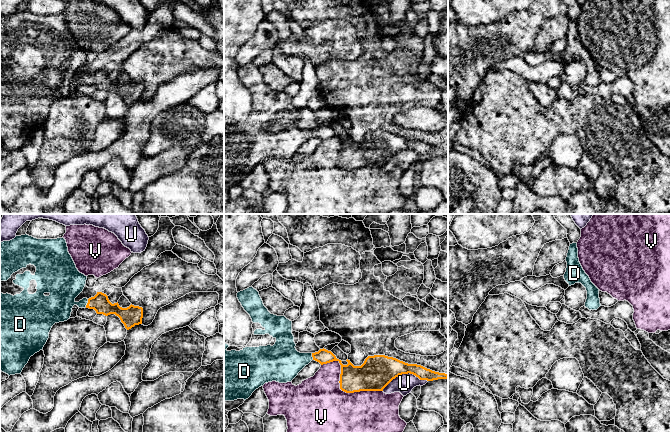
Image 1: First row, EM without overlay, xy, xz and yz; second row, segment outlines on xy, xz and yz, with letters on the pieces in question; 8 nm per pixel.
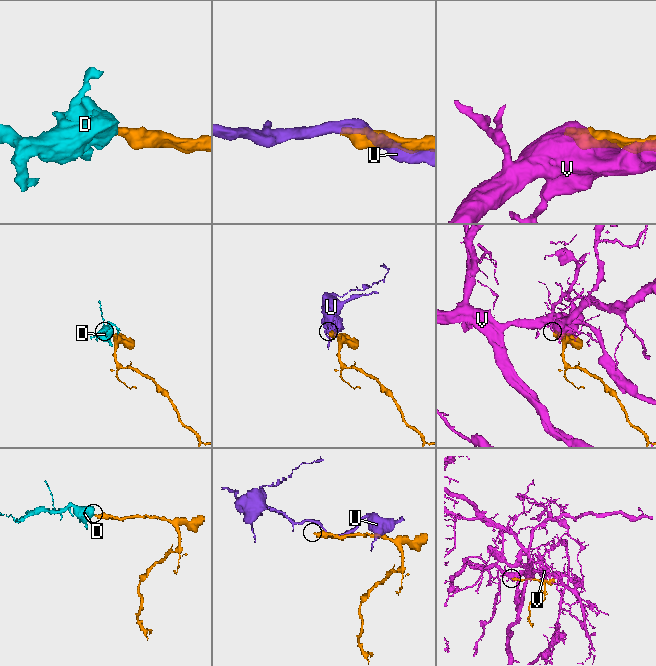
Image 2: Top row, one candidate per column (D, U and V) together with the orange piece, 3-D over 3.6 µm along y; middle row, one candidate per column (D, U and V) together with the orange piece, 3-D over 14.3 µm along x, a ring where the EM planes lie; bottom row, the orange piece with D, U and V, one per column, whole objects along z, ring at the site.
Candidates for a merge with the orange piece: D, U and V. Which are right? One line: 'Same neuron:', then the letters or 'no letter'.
Same neuron: D

